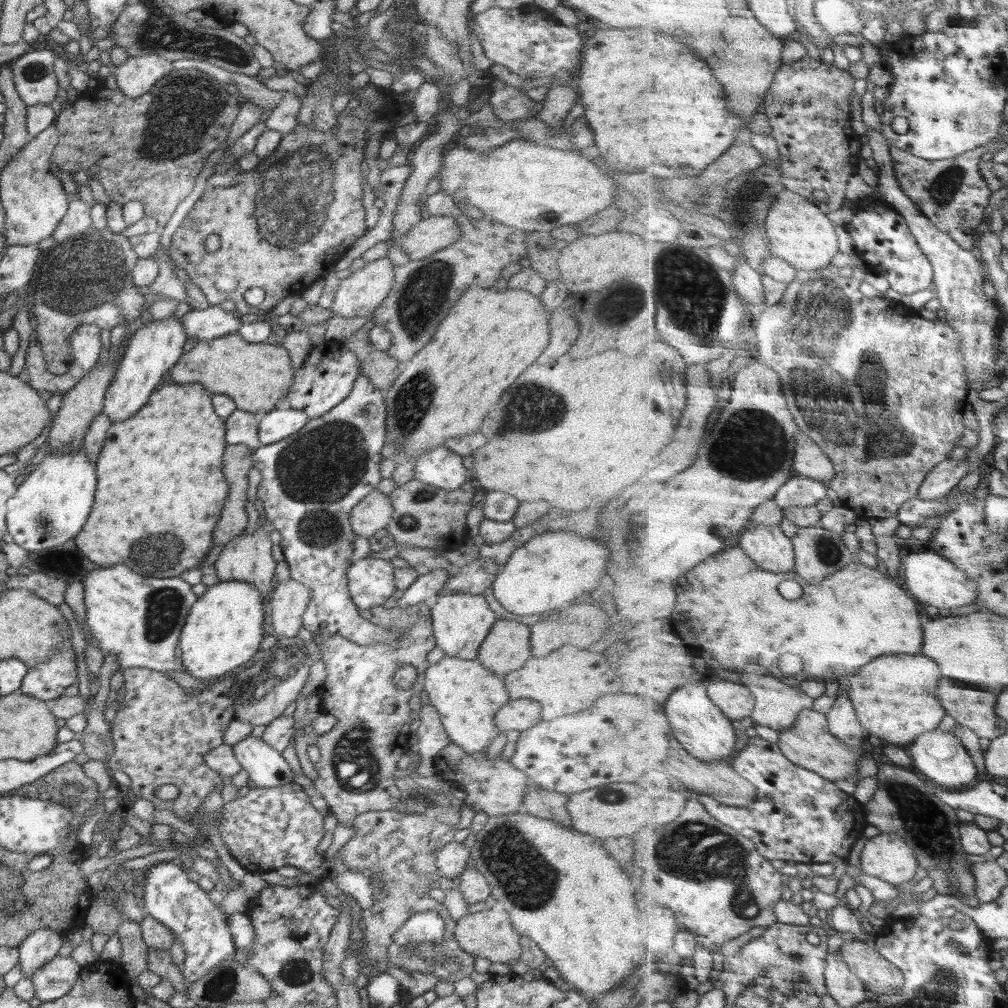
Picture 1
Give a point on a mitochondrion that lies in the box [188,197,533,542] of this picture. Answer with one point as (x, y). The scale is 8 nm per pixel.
(422, 299)

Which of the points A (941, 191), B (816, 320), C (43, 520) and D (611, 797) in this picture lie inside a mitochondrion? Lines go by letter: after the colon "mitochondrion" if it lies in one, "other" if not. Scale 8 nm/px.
A: mitochondrion
B: mitochondrion
C: mitochondrion
D: mitochondrion

